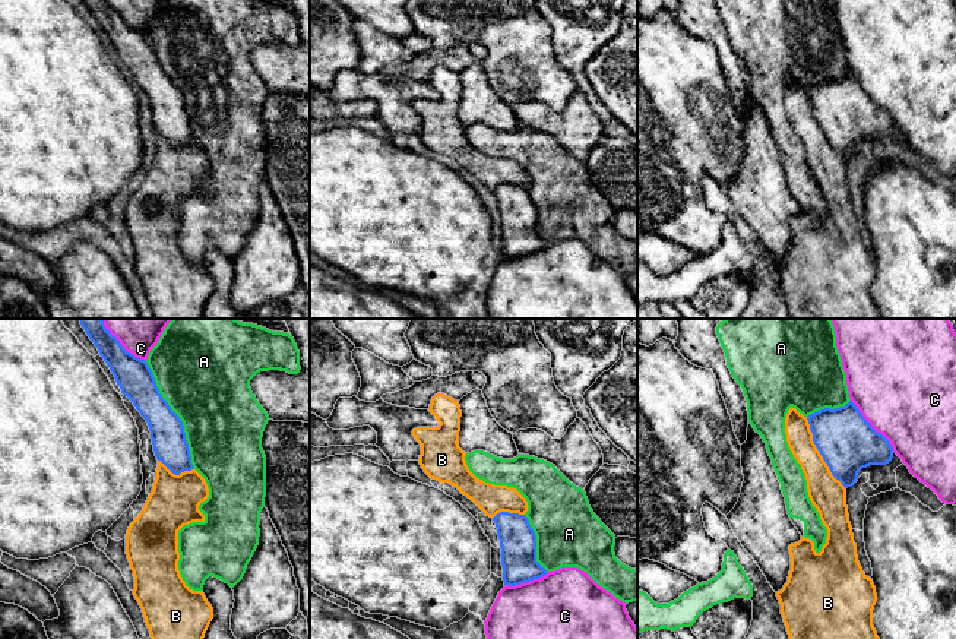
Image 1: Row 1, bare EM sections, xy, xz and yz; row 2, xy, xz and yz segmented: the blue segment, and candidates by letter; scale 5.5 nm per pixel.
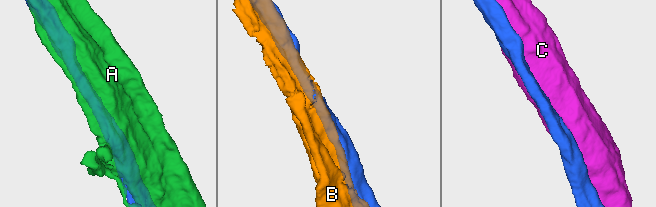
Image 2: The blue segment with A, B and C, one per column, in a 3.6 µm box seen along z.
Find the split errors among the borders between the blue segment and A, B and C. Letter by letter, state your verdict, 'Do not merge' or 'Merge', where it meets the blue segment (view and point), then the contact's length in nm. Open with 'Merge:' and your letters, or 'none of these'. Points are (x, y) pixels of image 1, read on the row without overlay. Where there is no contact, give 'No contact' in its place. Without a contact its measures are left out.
Merge: none of these
A: Do not merge. Touches blue at xy (177, 88). Shared border 650 nm
B: Do not merge. Touches blue at yz (820, 126). Shared border 460 nm
C: Do not merge. Touches blue at yz (871, 100). Shared border 380 nm

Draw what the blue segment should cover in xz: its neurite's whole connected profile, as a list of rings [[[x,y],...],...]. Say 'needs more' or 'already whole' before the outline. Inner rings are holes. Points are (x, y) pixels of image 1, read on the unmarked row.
already whole; [[[500,184],[493,190],[501,221],[504,257],[515,259],[545,249],[536,234],[536,208],[525,187]]]

